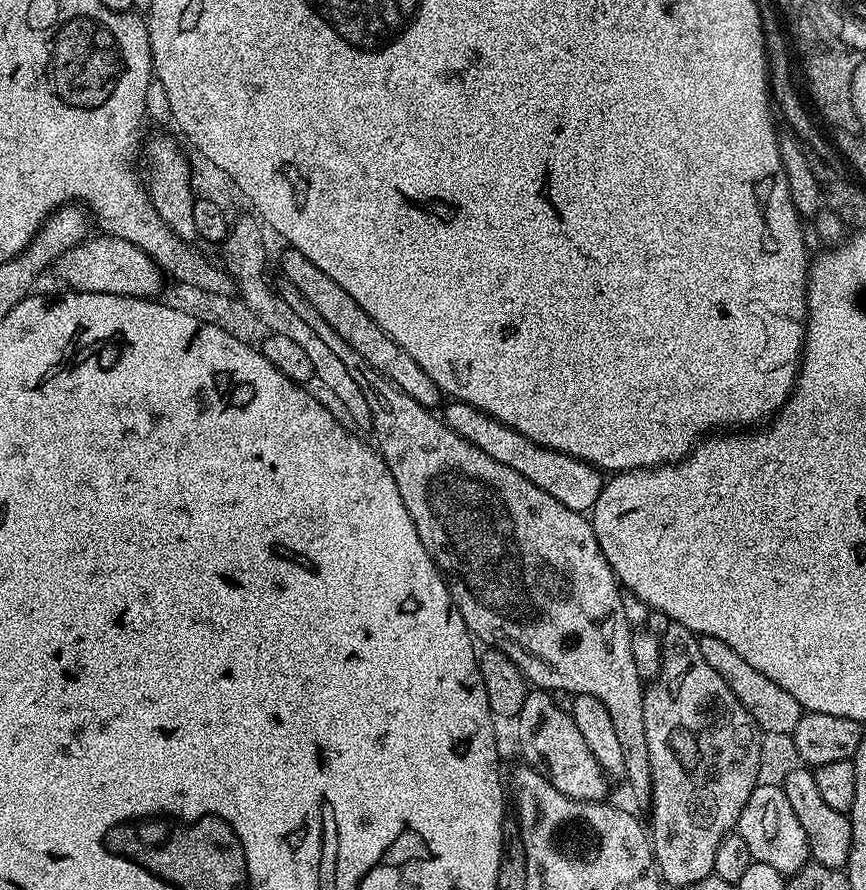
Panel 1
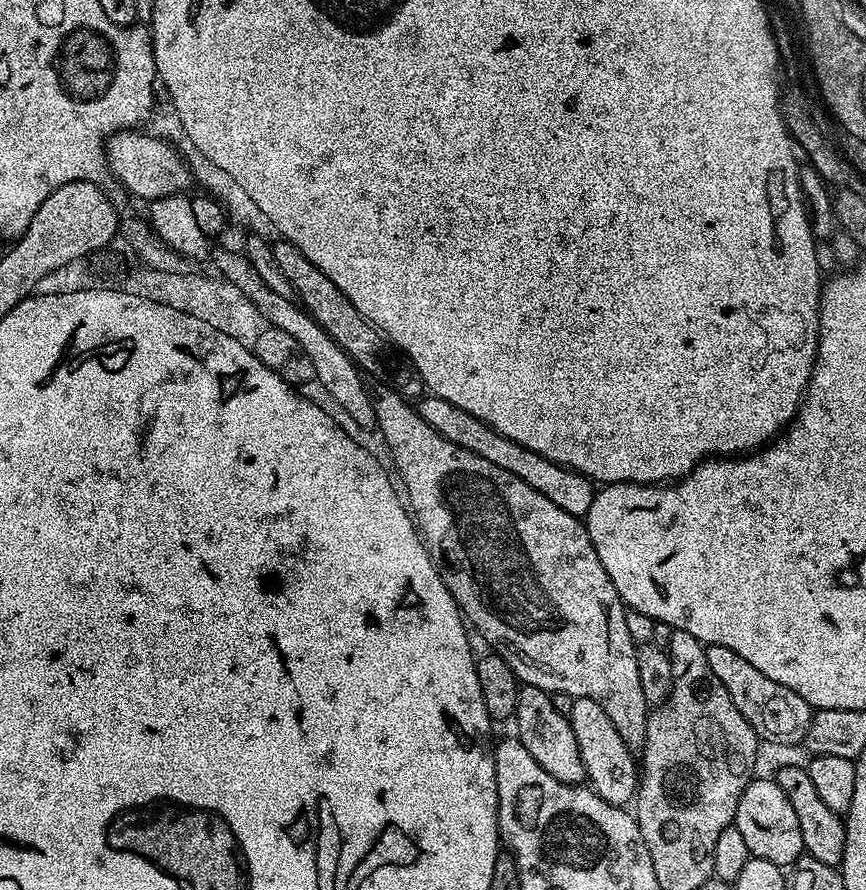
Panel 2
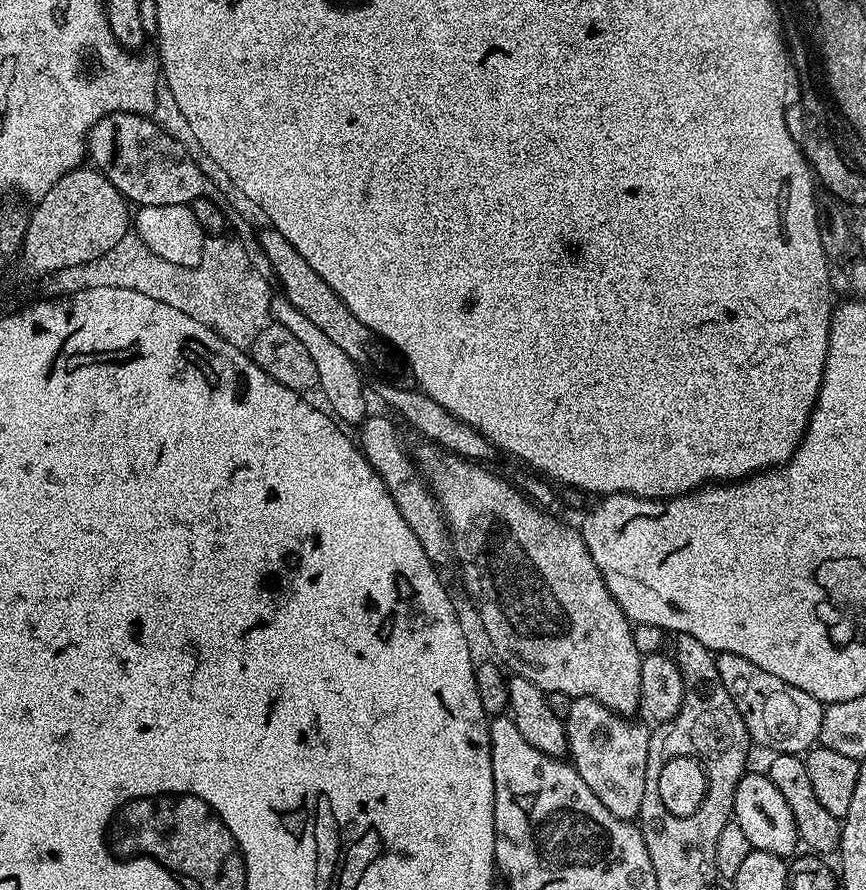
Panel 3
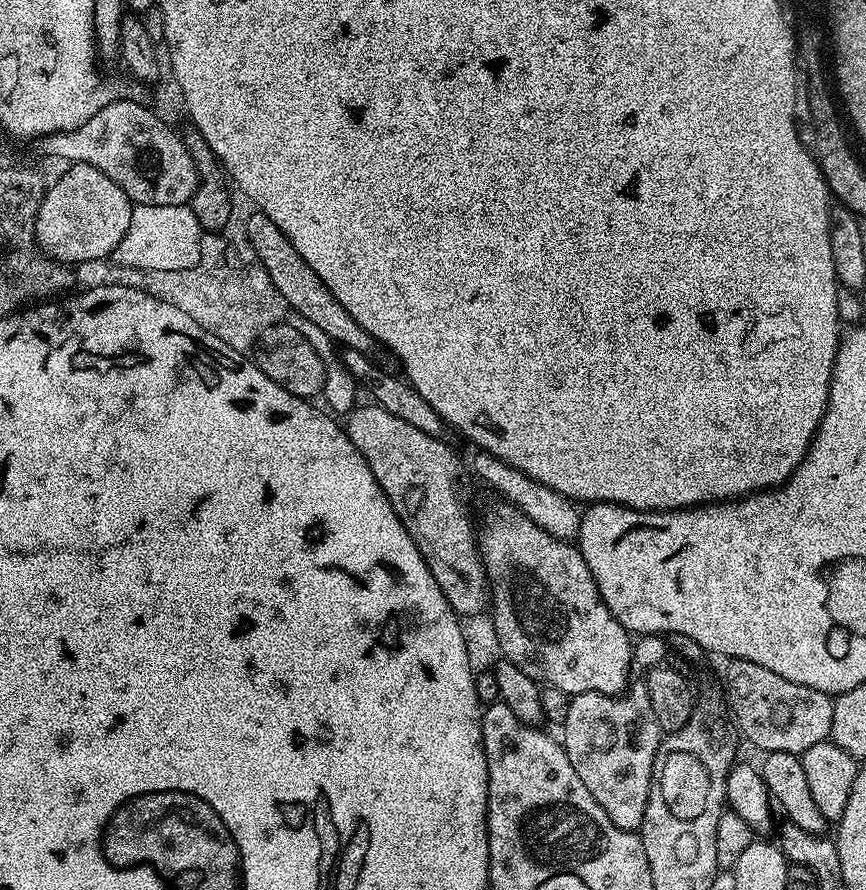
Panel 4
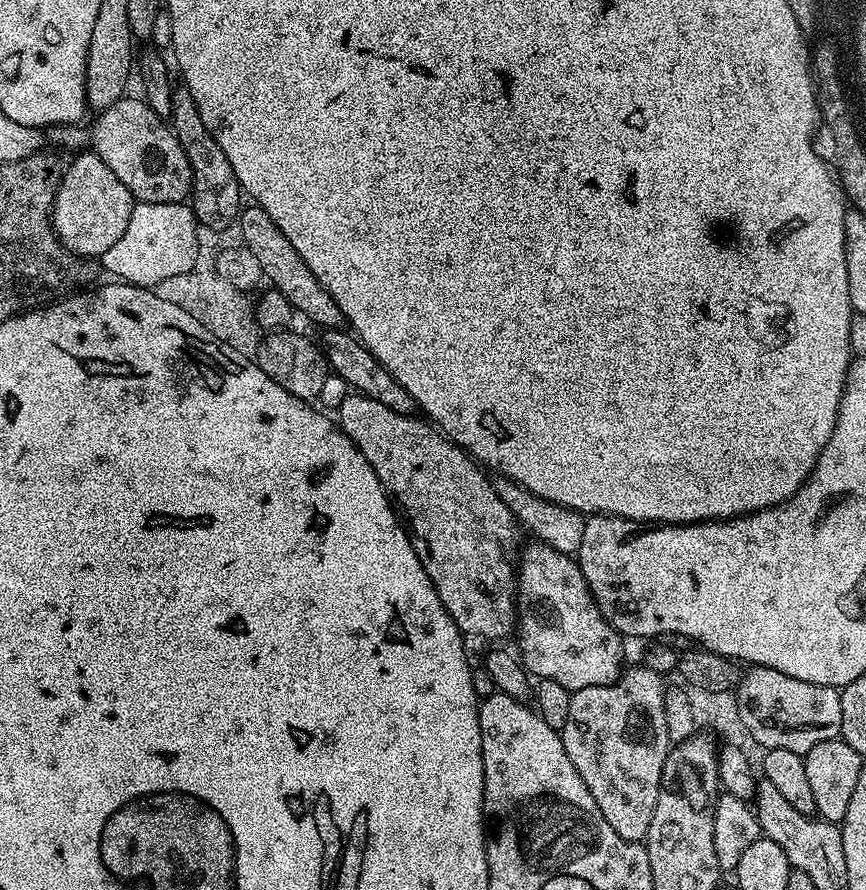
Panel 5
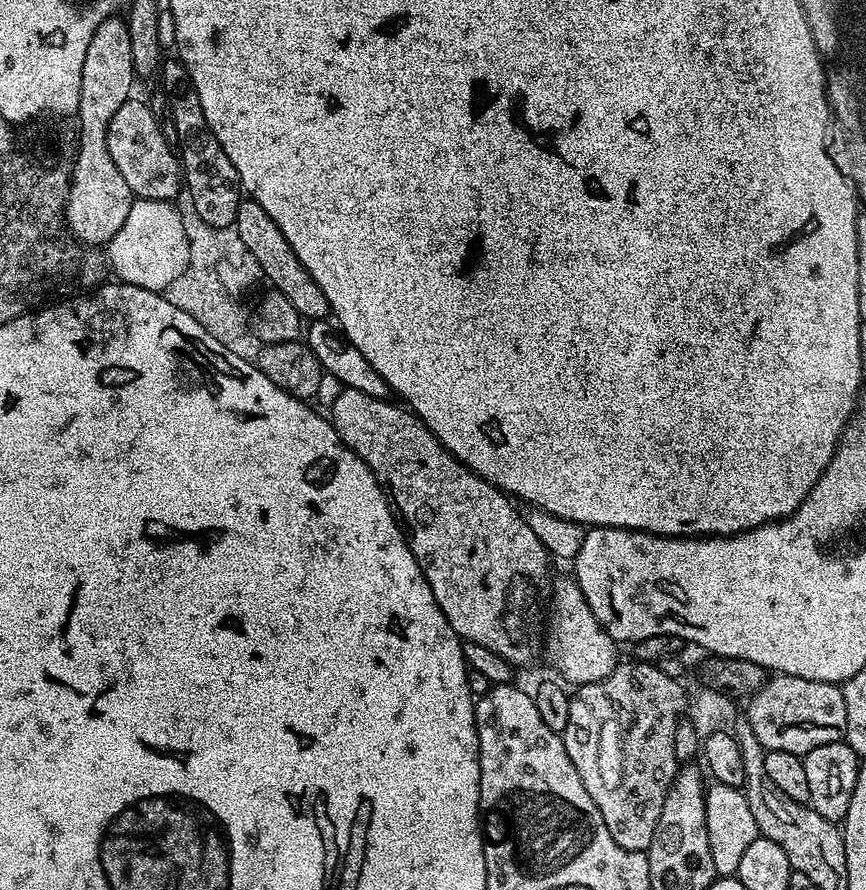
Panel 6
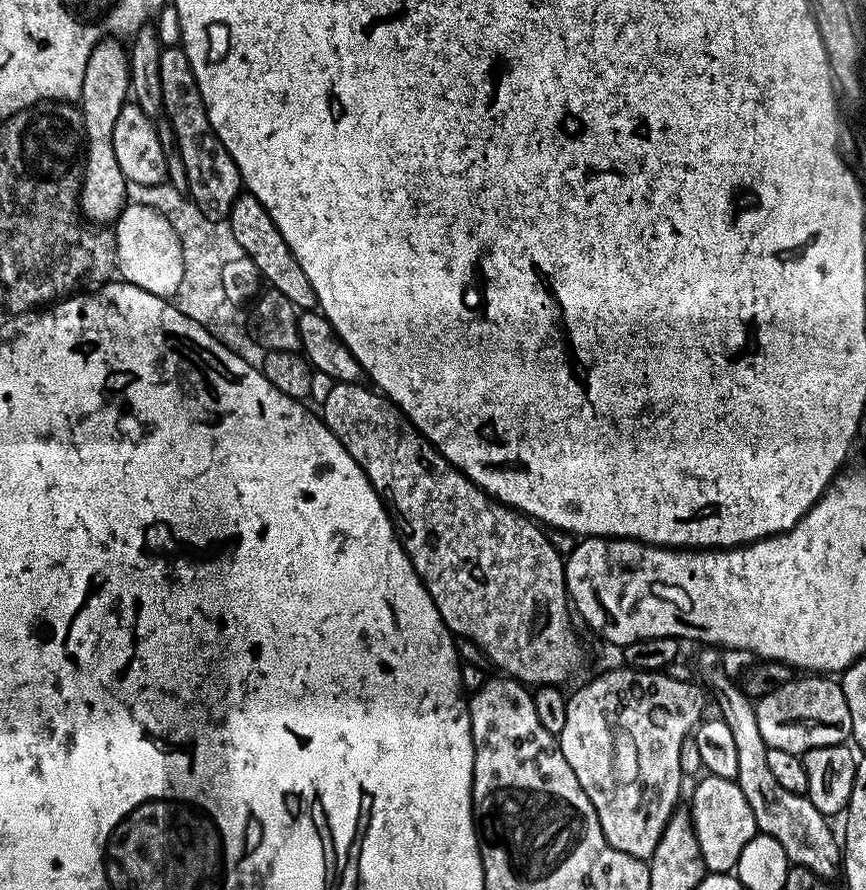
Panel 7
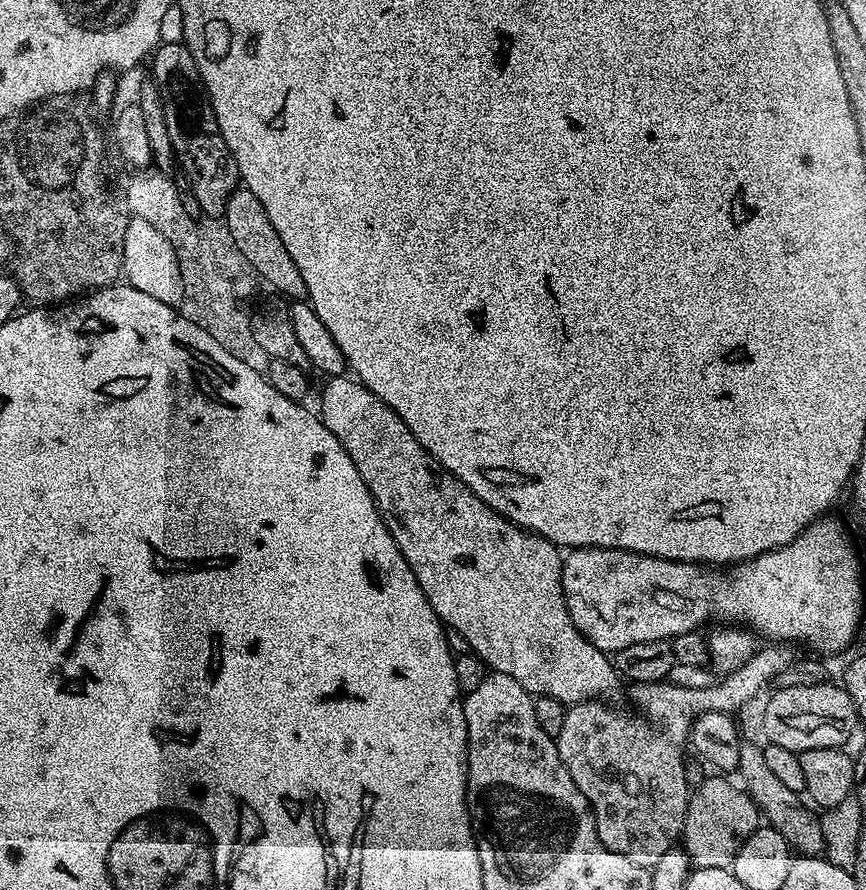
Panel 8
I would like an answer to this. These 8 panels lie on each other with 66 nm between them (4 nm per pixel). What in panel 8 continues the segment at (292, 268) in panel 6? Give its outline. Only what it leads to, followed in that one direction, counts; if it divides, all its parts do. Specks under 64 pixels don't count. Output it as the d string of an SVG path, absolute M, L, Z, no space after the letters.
M240 186L230 194L222 220L230 230L230 238L234 238L234 246L238 246L242 254L246 254L246 262L254 266L257 277L263 283L265 280L272 287L273 293L292 302L307 297L306 282L302 282L302 270L298 270L298 266L294 266L294 258L286 254L286 246L282 246L278 230L274 230L270 218L266 218L266 206L262 206L262 202L258 202L258 198L254 198L248 188Z

